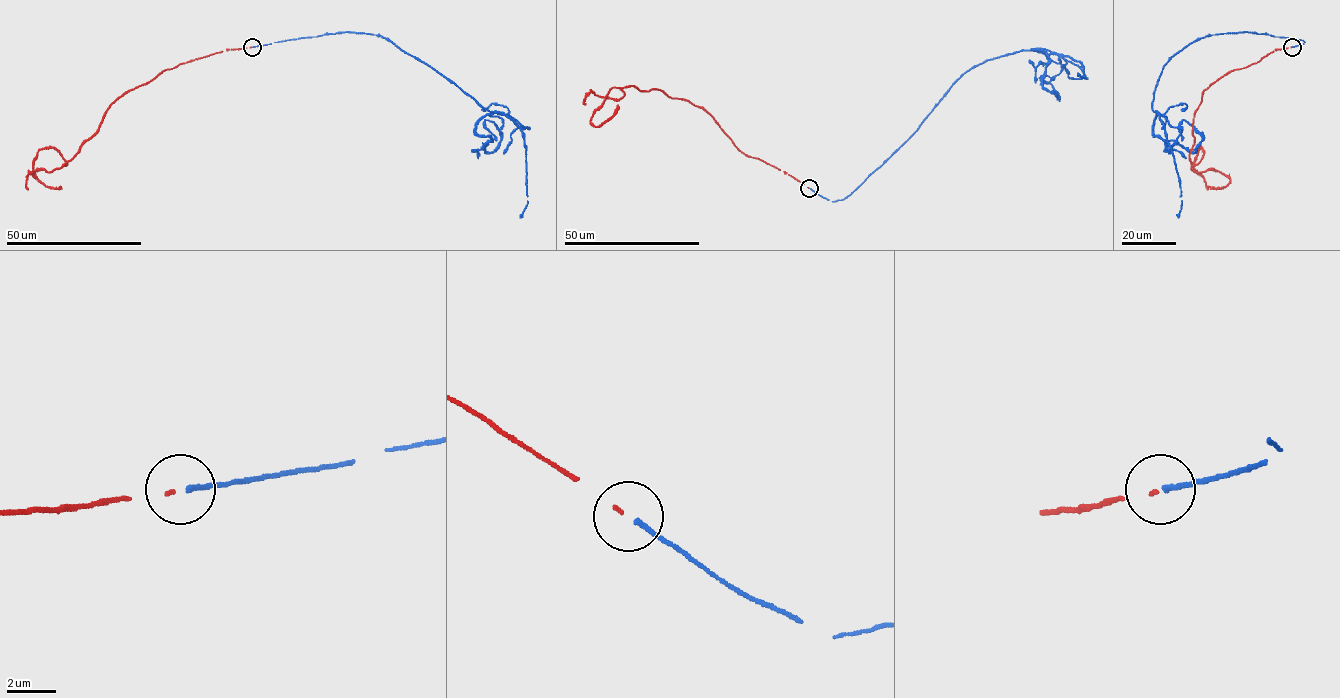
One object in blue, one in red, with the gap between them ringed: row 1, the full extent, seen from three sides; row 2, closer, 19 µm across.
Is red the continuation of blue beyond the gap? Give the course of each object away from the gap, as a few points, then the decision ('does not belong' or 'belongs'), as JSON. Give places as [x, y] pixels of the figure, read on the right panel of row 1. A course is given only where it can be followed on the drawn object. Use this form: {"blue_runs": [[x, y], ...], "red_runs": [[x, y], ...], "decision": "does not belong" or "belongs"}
{"blue_runs": [[1292, 47], [1305, 42], [1220, 33], [1174, 54], [1153, 134], [1195, 152], [1185, 120], [1182, 140]], "red_runs": [[1291, 47], [1225, 73], [1203, 91], [1193, 121], [1191, 168], [1216, 170], [1230, 179], [1224, 187], [1208, 185]], "decision": "belongs"}

